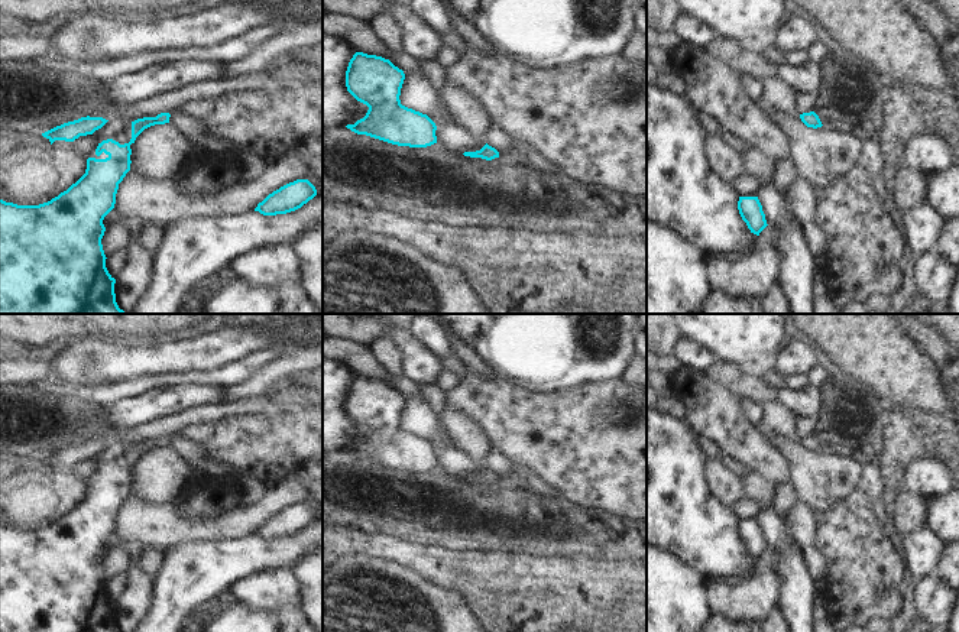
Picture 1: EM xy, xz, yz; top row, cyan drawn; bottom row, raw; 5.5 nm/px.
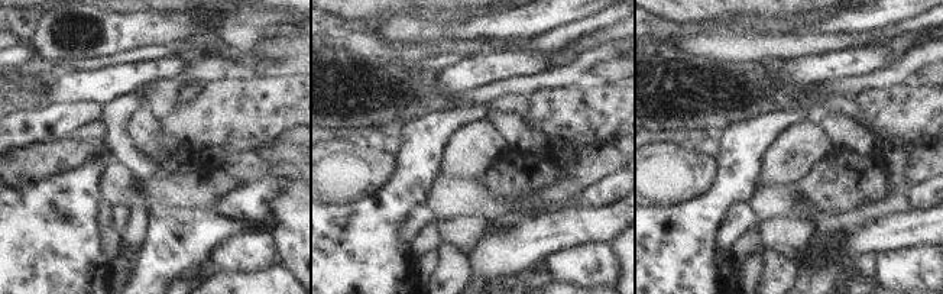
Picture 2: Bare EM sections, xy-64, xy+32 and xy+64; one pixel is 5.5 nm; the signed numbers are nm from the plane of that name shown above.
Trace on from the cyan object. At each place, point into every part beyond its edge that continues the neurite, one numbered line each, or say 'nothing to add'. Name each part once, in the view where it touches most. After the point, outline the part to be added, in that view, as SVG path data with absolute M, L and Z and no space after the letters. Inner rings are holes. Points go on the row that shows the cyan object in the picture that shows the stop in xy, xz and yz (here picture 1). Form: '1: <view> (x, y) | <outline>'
nothing to add

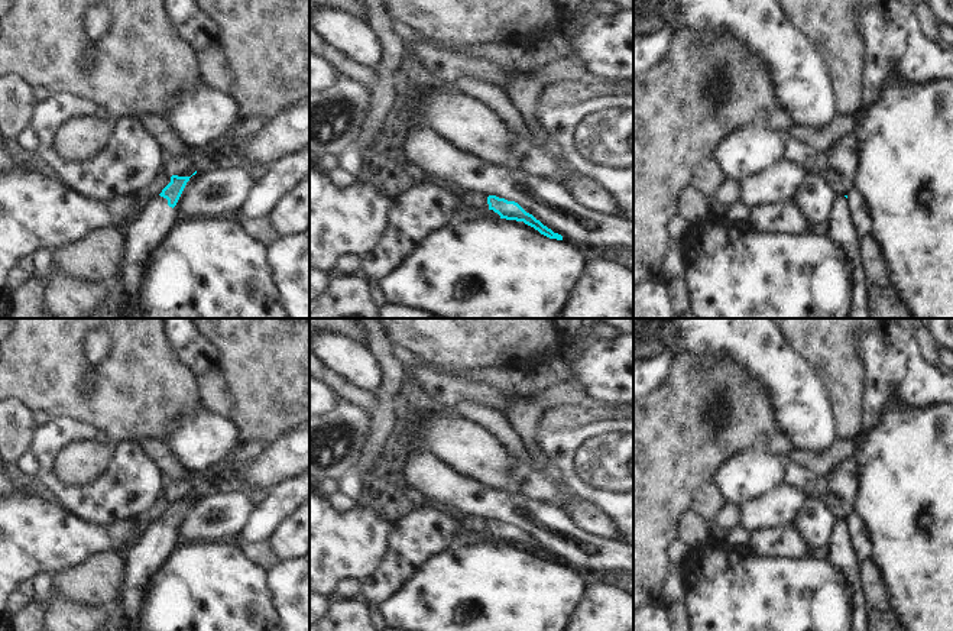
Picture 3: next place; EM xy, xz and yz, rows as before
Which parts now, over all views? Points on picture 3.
1: xy (148, 229) | M155 195L134 217L133 223L124 229L124 258L121 262L120 282L123 294L129 295L129 316L137 318L134 310L137 300L137 284L140 274L152 250L159 245L163 236L178 221L178 216L168 200Z

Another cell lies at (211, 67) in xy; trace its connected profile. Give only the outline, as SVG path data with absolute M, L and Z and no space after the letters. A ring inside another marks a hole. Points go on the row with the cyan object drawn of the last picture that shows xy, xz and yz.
M210 43L197 51L197 68L205 85L227 94L231 77L217 43Z

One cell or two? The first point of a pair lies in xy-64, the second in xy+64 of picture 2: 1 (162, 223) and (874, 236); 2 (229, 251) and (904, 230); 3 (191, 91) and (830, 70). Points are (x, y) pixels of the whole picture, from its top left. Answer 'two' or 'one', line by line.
1: one
2: two
3: two

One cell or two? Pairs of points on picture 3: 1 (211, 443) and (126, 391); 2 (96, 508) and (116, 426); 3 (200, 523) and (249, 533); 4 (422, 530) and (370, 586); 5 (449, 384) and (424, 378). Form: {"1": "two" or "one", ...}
{"1": "two", "2": "two", "3": "two", "4": "one", "5": "one"}

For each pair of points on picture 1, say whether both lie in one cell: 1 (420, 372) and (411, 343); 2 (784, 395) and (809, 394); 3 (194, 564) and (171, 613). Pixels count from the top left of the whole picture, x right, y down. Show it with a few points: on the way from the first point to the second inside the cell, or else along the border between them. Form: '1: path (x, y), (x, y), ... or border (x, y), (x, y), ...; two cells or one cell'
1: path (420, 365), (412, 350); one cell
2: path (790, 396), (803, 396); one cell
3: path (188, 576), (171, 602); one cell

